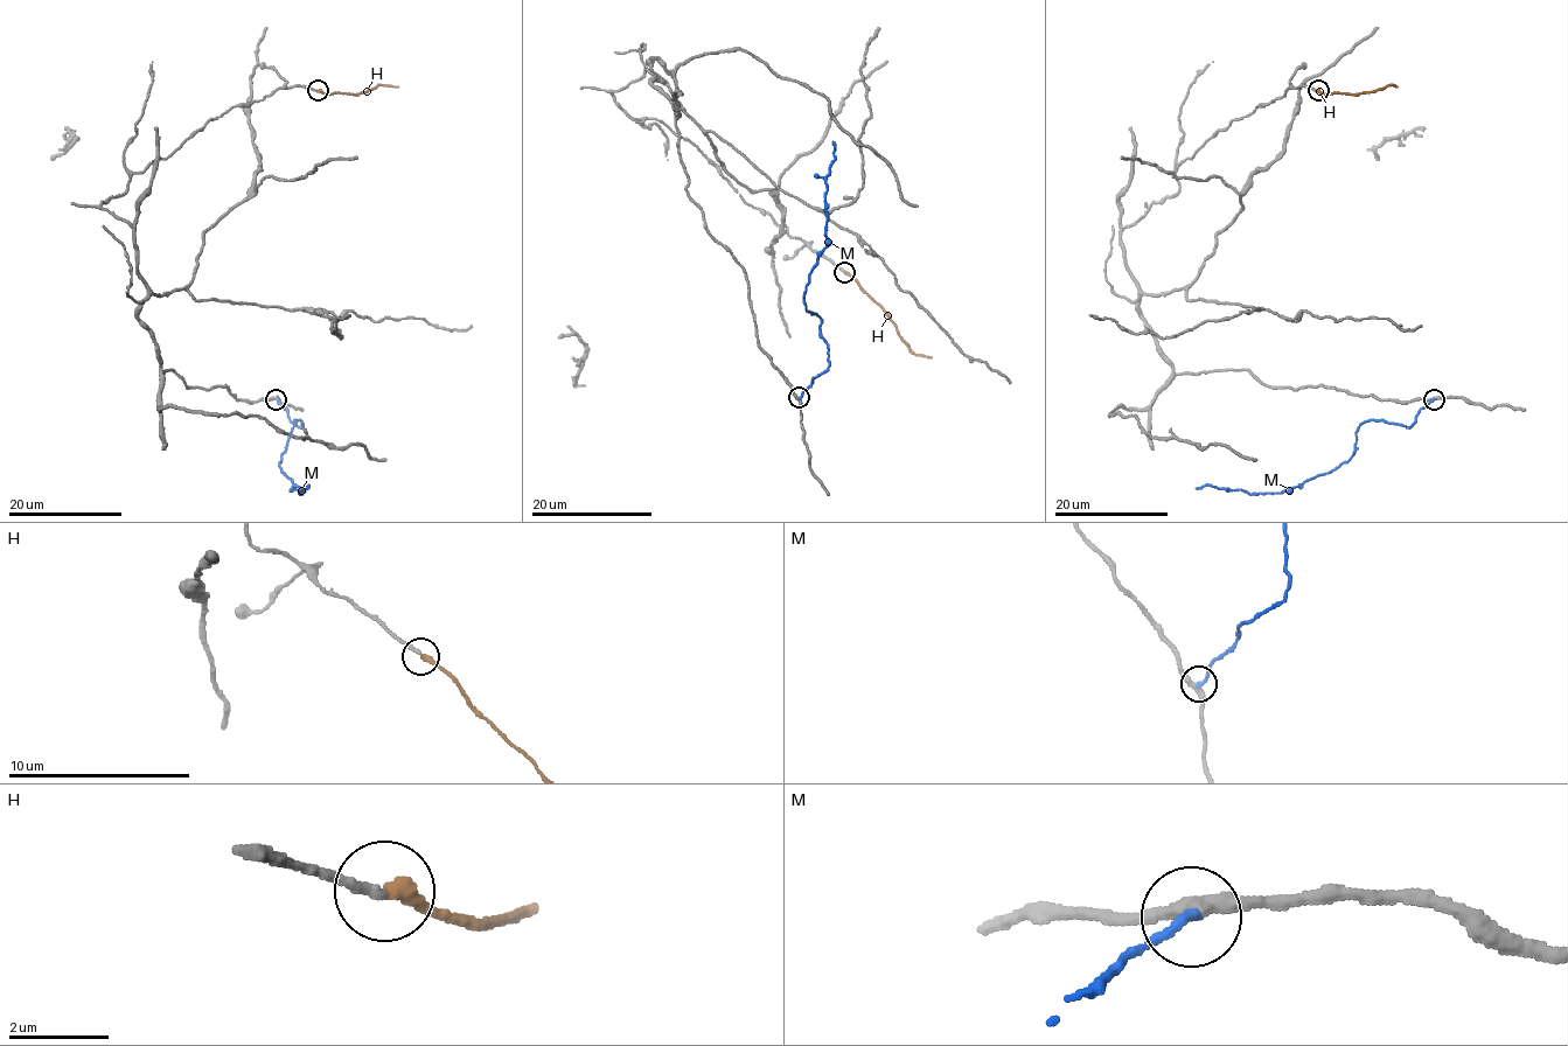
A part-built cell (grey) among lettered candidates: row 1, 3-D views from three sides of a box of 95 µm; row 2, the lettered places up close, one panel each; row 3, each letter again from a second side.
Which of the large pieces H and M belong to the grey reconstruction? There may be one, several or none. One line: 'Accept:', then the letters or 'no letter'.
Accept: H

